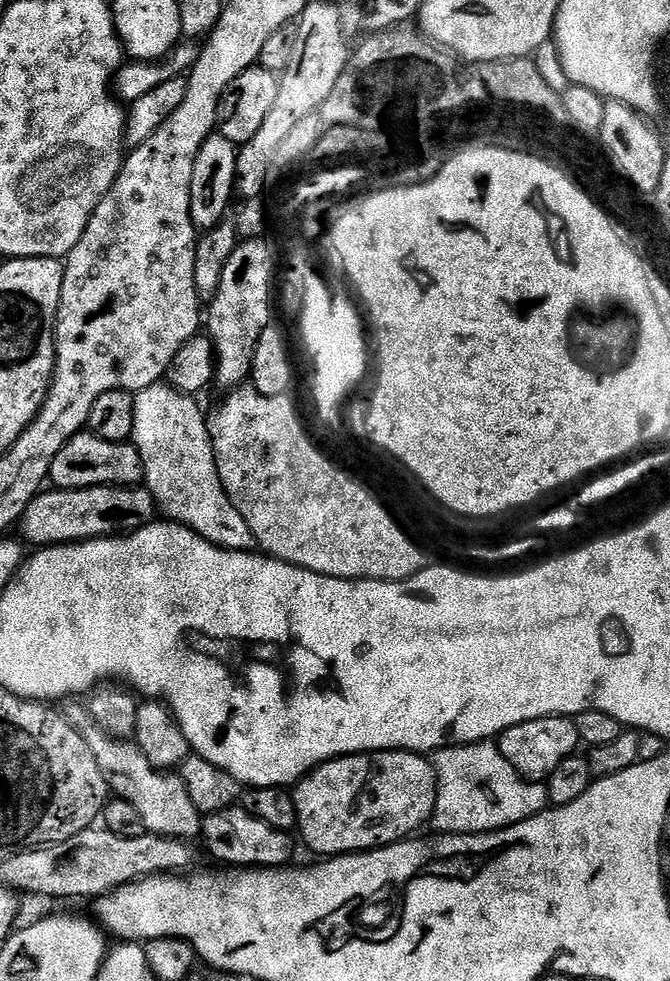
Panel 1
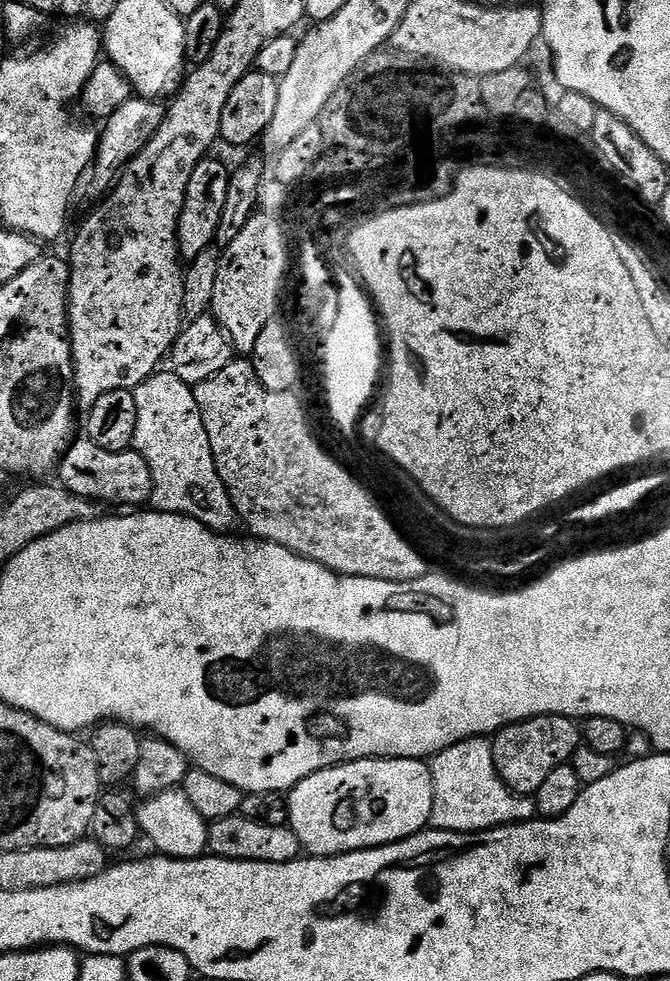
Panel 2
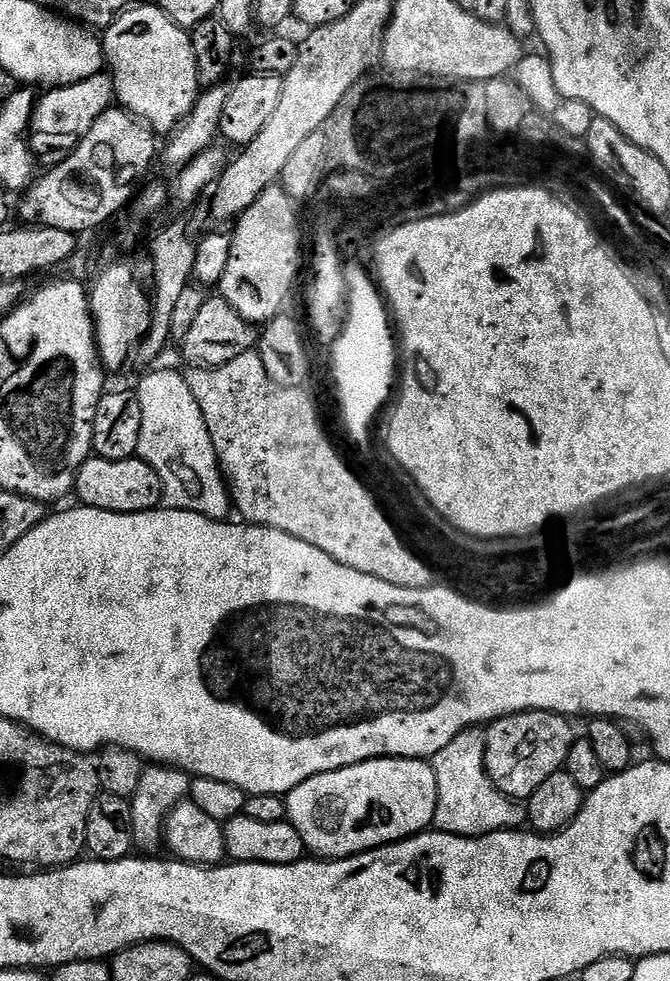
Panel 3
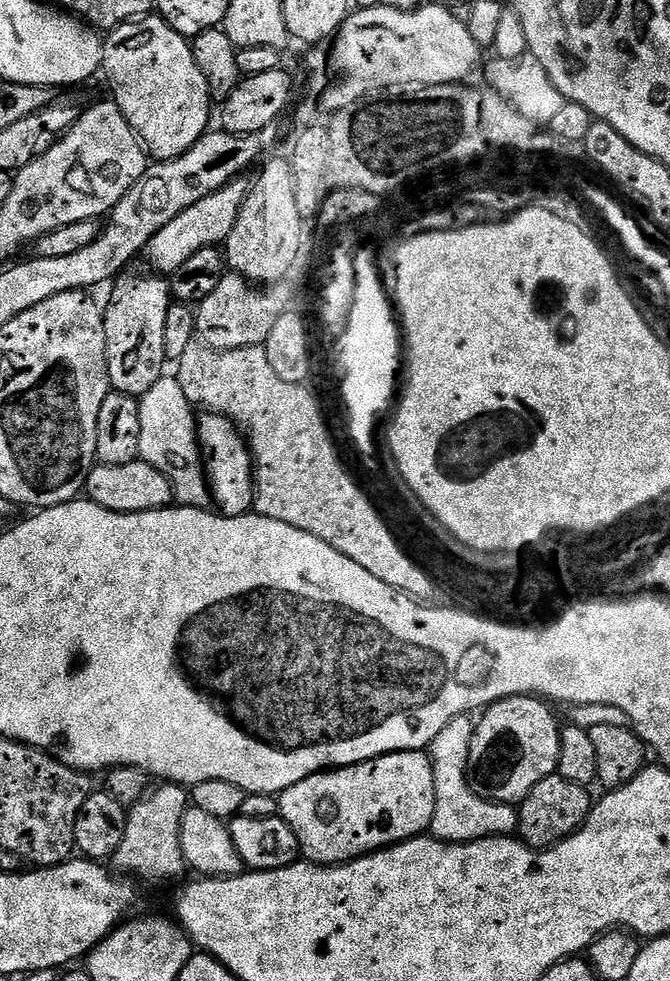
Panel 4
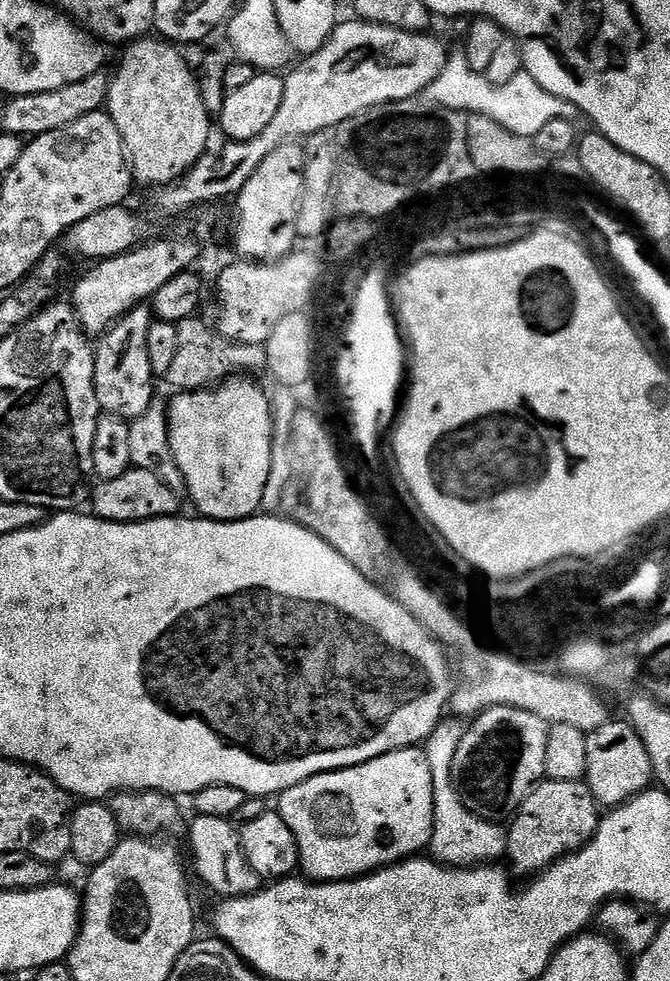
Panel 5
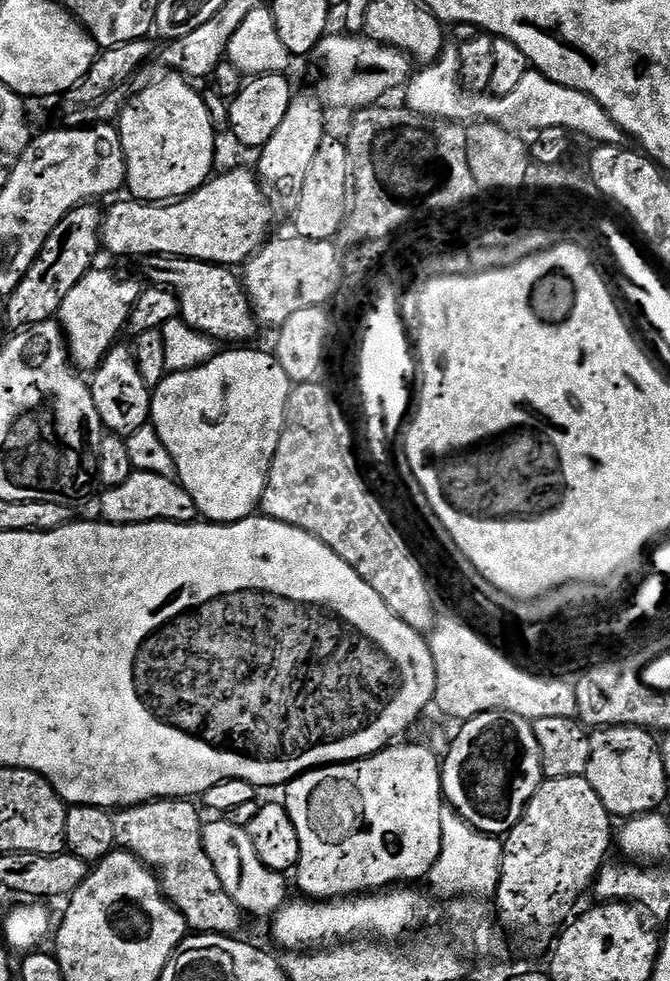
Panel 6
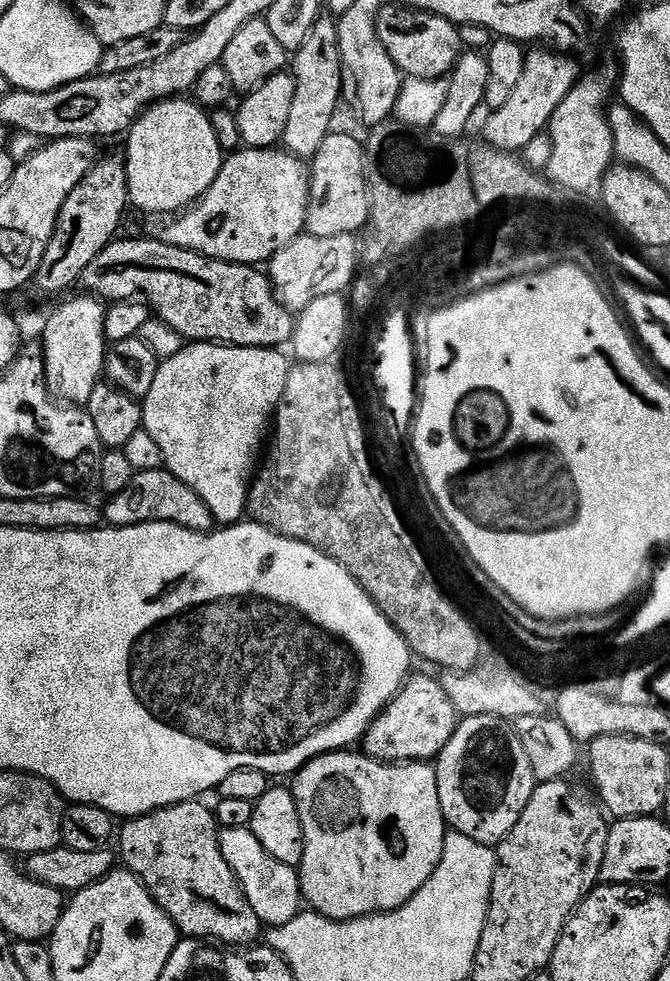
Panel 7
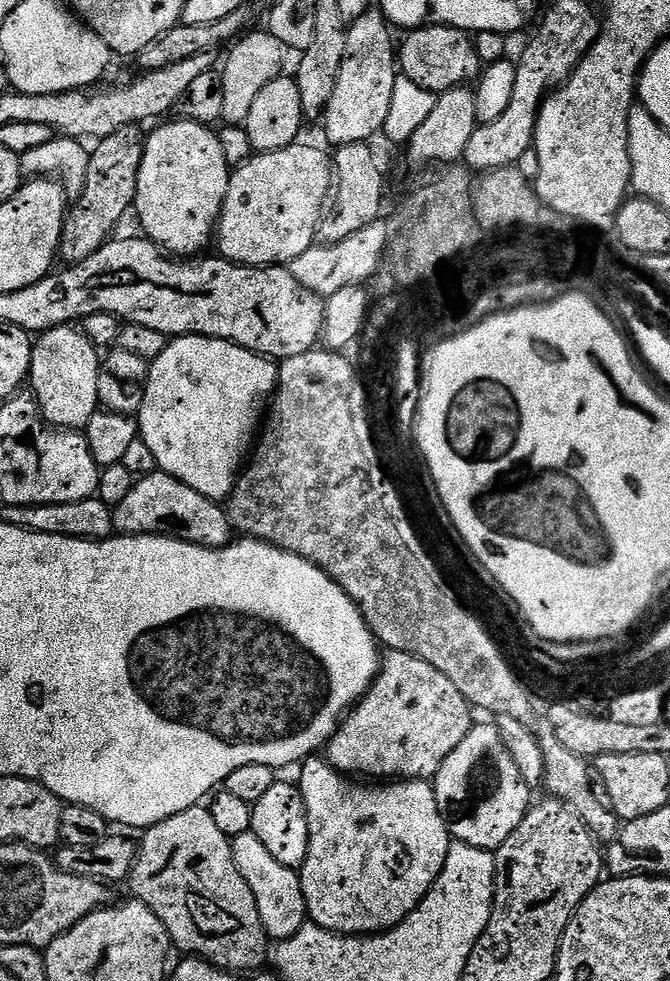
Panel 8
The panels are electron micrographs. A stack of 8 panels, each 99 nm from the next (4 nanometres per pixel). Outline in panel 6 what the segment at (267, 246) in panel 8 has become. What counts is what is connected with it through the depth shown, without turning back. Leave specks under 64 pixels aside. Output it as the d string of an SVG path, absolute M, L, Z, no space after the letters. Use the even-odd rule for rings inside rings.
M232 168L221 176L213 175L197 192L179 200L120 200L104 212L100 242L103 251L112 256L180 256L207 264L240 266L269 239L272 204L267 194L253 169Z

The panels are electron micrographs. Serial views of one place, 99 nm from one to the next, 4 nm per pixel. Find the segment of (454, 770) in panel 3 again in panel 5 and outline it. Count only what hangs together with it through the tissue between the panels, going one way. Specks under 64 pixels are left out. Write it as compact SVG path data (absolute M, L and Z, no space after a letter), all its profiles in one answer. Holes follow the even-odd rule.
M444 718L426 741L428 765L432 767L434 778L434 830L430 852L439 863L449 866L488 866L507 853L508 834L503 823L495 824L494 821L471 812L464 805L465 797L454 779L454 769L458 746L465 731L466 724L463 719Z

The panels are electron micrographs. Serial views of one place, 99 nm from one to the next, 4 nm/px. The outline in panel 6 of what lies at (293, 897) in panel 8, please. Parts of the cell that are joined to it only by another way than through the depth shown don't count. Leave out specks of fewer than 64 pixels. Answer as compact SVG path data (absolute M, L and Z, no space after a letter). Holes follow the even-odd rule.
M230 818L212 819L216 820L209 819L204 825L204 845L206 854L210 854L210 862L214 862L214 870L218 870L222 886L226 886L226 894L230 894L241 912L249 917L279 912L290 900L289 877L285 873L270 870L270 866L258 858L258 850L254 850L254 842L247 828L238 826Z

